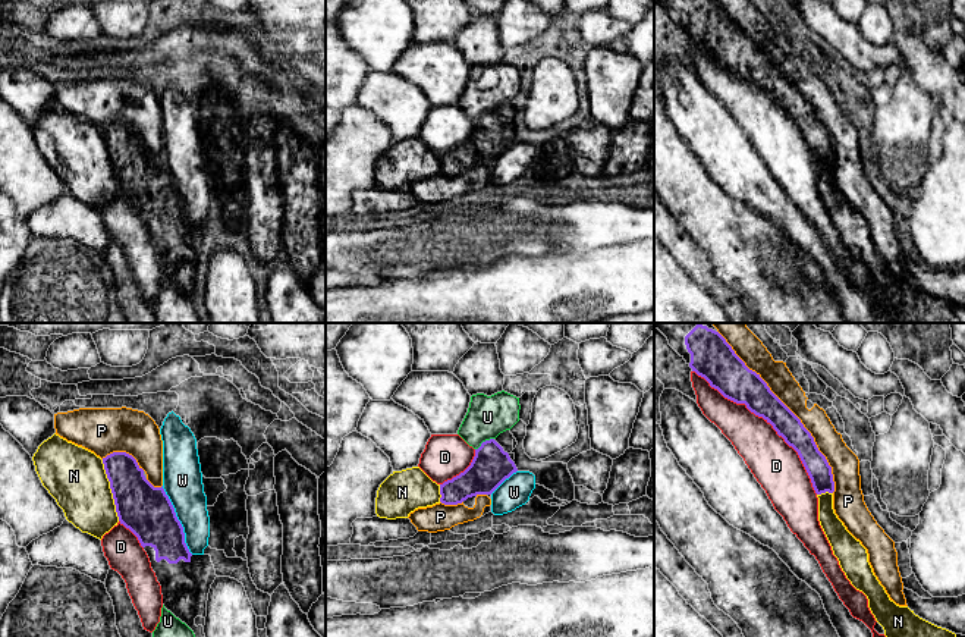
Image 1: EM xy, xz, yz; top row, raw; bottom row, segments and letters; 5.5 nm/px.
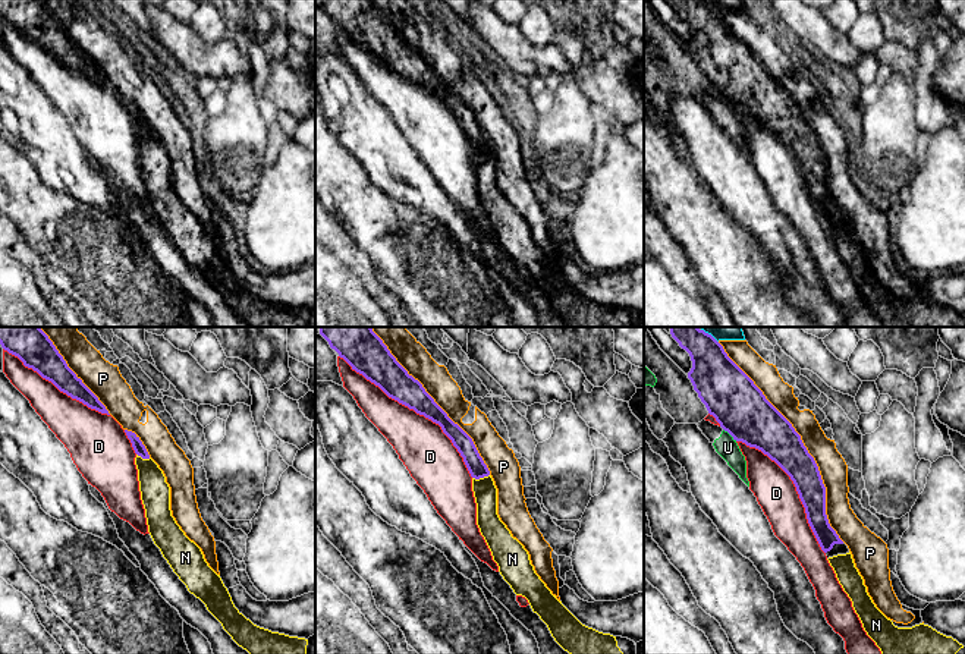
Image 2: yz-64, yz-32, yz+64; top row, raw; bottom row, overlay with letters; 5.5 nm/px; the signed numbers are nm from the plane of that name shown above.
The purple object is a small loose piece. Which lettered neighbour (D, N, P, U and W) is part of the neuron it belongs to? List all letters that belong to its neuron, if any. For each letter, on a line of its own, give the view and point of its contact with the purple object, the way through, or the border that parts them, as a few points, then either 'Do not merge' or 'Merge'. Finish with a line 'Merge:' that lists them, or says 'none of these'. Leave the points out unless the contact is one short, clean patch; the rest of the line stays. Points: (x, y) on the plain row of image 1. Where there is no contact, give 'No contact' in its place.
D: Touches purple at yz (766, 90). Do not merge
N: Touches purple at xy (112, 162). Do not merge
P: Touches purple at yz (791, 82). Do not merge
U: Touches purple at xz (484, 113). Do not merge
W: Touches purple at xy (178, 191). Do not merge
Merge: none of these

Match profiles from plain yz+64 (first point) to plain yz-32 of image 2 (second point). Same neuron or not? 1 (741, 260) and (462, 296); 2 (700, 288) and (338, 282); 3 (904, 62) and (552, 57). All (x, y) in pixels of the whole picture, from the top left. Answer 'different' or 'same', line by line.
1: same
2: different
3: different

